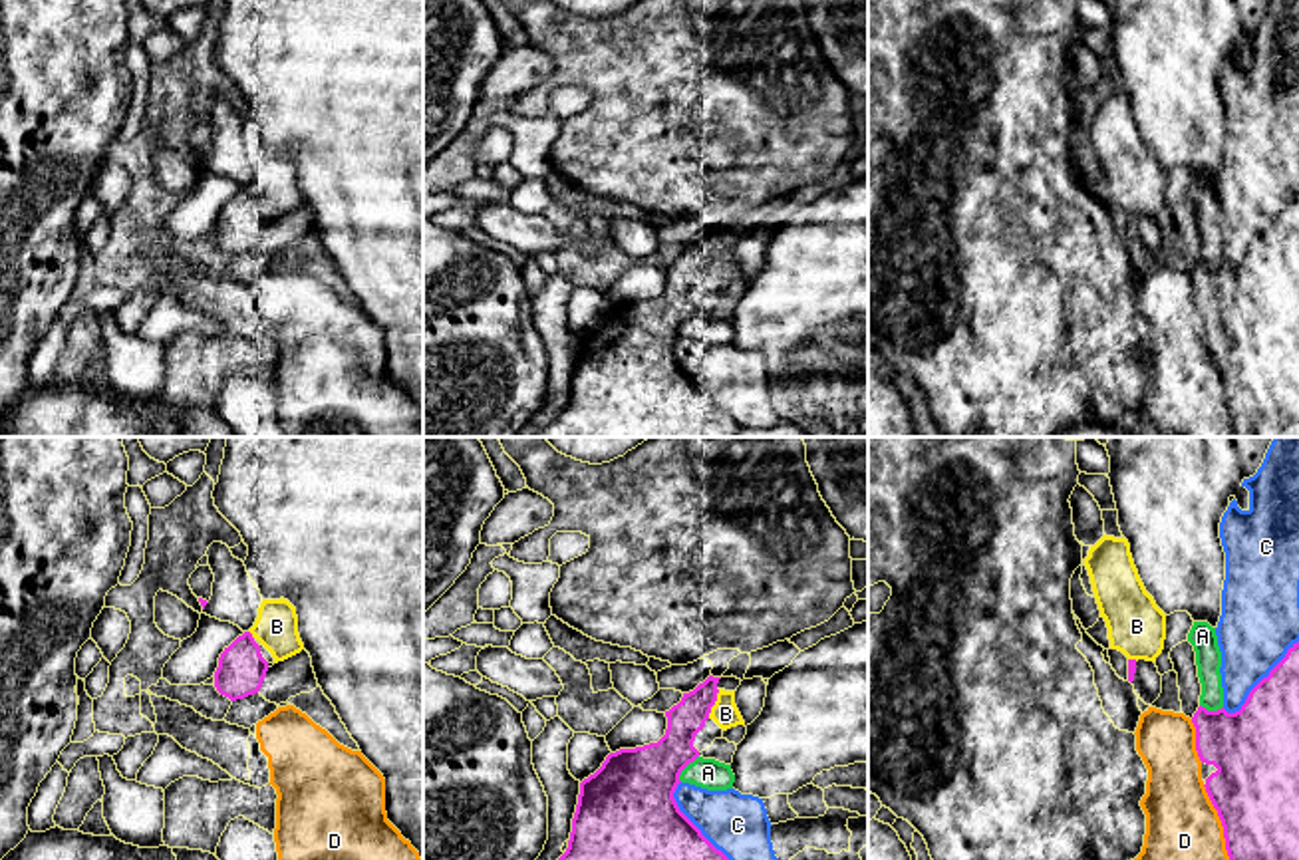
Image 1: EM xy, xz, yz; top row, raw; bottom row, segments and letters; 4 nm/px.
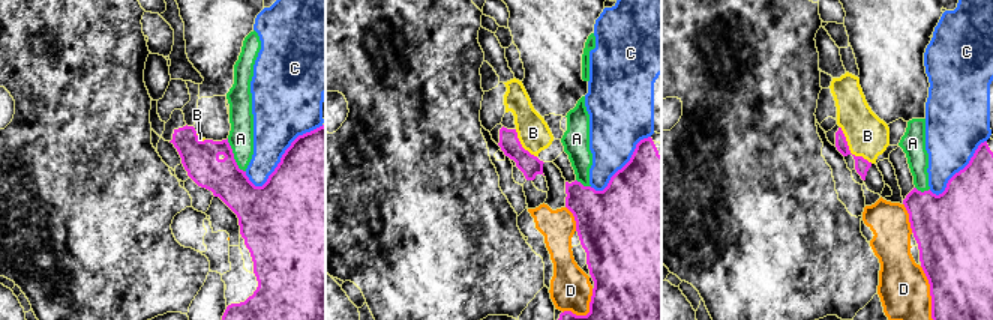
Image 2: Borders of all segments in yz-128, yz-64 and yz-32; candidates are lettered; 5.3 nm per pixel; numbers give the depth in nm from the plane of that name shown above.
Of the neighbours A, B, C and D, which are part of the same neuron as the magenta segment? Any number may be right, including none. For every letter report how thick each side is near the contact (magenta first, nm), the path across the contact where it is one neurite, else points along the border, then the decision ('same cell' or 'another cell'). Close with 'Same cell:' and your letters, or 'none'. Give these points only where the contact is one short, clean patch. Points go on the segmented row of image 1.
A: calibres 360 and 130 nm; another cell
B: calibres 160 and 110 nm; same cell
C: calibres 320 and 320 nm; another cell
D: calibres 360 and 280 nm; another cell
Same cell: B

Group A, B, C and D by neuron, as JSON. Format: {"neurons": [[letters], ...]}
{"neurons": [["A"], ["B"], ["C"], ["D"]]}

